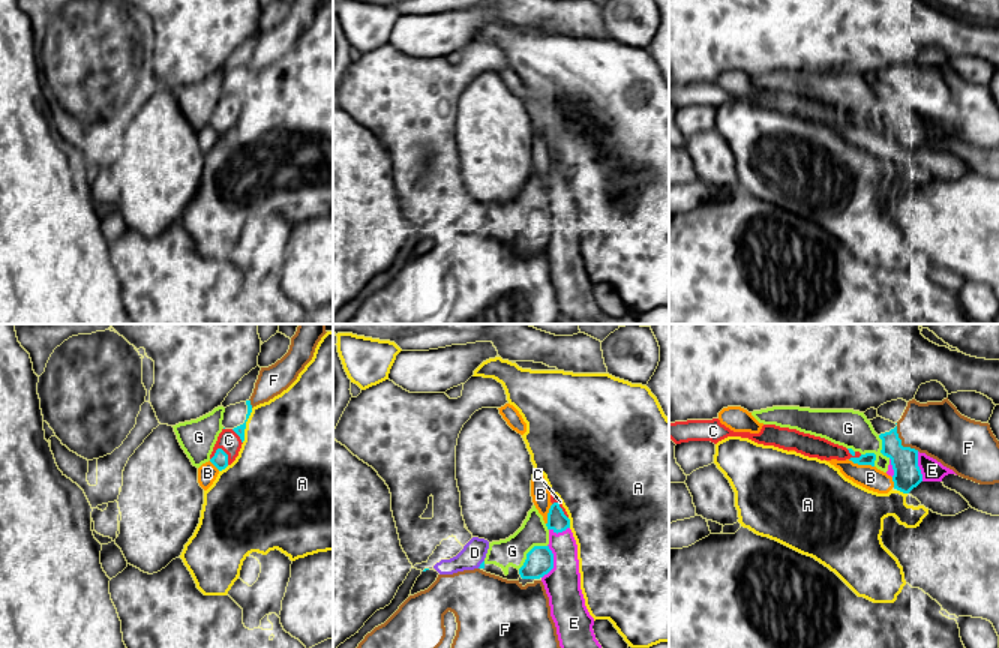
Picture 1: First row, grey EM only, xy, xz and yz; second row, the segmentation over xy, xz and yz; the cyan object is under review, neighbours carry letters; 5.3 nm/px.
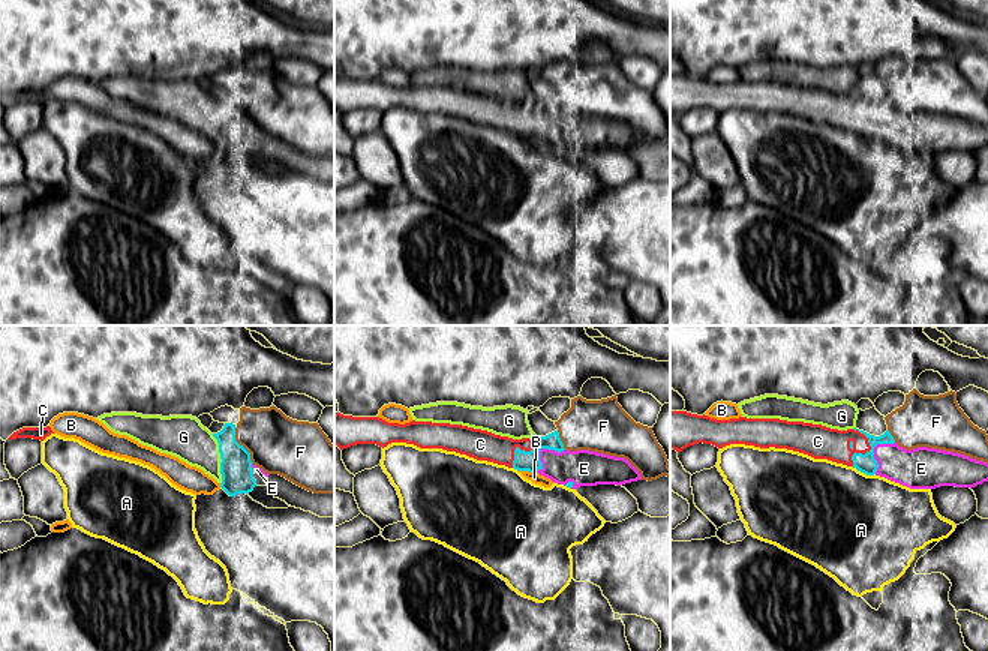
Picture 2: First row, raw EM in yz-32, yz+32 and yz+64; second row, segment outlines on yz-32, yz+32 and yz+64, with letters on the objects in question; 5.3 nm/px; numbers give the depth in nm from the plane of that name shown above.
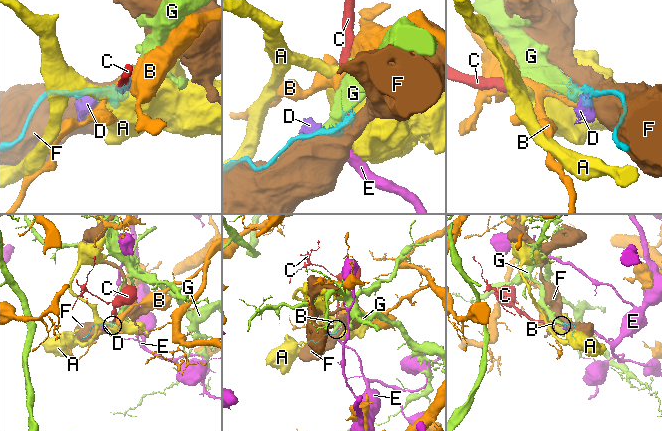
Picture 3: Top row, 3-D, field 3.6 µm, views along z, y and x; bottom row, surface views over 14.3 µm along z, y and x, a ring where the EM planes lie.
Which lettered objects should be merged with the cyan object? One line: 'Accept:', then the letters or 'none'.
Accept: G

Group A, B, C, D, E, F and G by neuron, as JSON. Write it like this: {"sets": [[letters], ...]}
{"sets": [["A"], ["B"], ["C", "E"], ["D"], ["F"], ["G"]]}

